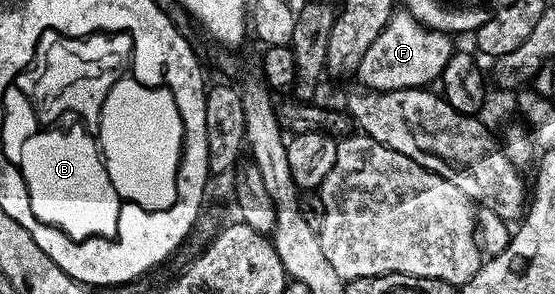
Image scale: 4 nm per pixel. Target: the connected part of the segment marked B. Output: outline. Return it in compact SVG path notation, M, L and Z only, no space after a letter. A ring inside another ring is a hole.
M51 127L30 139L23 149L24 188L32 194L35 216L63 225L73 235L83 235L79 223L81 205L69 205L69 199L101 199L101 234L114 238L121 227L119 195L109 179L98 142L83 131L55 131Z

